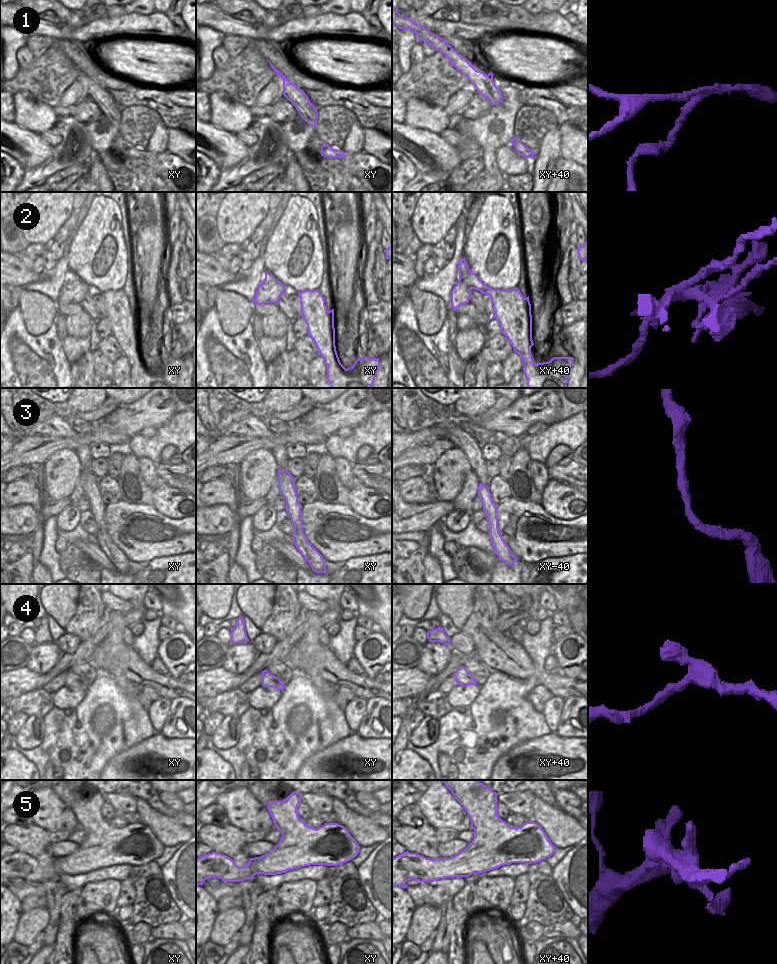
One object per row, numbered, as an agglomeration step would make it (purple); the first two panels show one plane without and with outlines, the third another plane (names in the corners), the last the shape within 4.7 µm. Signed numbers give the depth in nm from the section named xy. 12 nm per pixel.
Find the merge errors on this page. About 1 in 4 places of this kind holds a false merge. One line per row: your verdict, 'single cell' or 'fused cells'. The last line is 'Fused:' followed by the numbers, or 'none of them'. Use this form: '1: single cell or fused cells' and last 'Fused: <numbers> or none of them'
1: fused cells
2: fused cells
3: single cell
4: single cell
5: single cell
Fused: 1, 2

